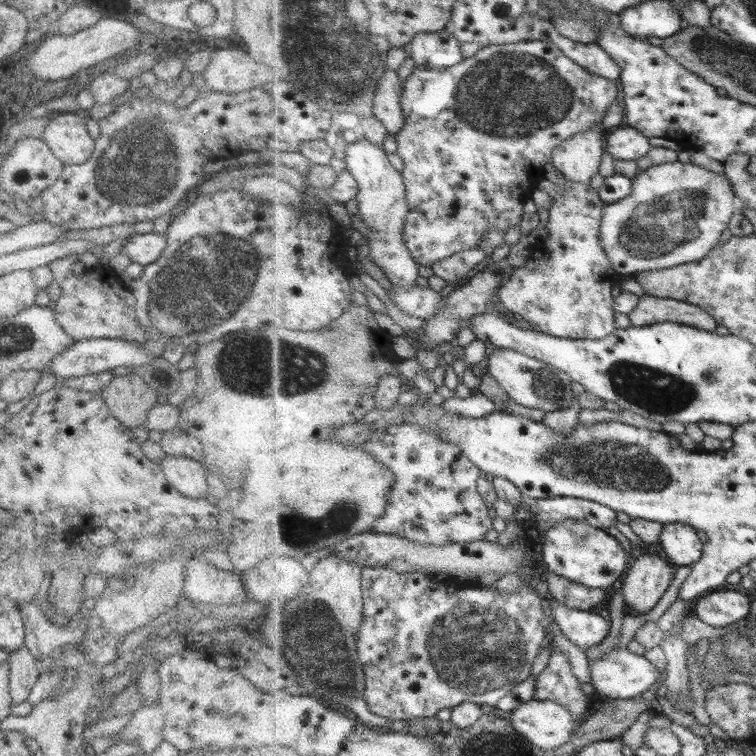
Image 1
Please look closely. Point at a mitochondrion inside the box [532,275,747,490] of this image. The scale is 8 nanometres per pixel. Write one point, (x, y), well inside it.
(655, 391)

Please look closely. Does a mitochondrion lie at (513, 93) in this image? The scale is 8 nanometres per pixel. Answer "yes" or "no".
yes

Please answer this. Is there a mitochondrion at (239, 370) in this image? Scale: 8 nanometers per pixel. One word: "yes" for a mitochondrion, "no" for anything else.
yes

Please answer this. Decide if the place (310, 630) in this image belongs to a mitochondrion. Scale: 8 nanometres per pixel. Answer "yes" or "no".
yes

